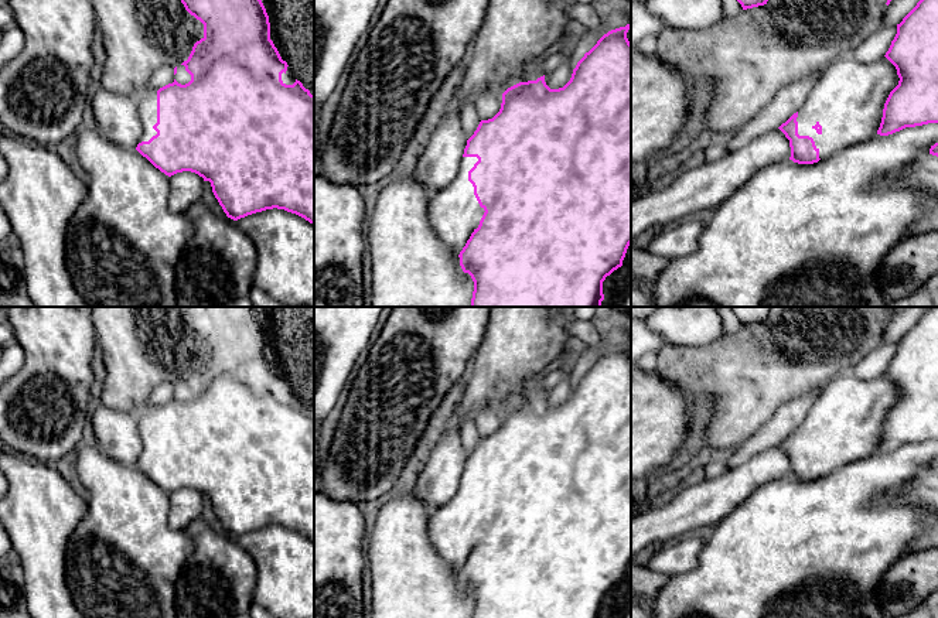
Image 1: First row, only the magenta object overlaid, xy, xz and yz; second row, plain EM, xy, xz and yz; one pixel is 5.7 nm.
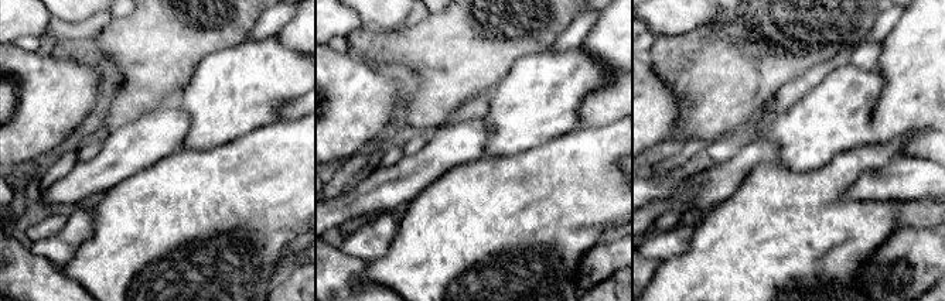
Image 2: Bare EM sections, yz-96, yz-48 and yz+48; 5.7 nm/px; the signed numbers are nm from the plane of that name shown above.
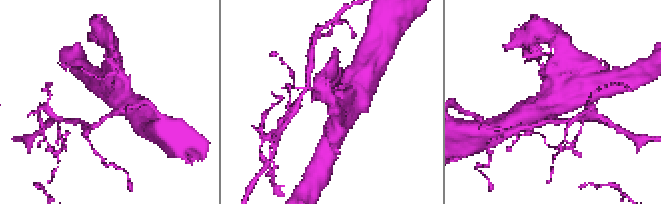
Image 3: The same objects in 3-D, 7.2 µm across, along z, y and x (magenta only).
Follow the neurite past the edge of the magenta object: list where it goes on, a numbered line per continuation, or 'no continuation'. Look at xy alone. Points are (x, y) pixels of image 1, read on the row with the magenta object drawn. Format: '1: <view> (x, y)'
1: xy (146, 99)

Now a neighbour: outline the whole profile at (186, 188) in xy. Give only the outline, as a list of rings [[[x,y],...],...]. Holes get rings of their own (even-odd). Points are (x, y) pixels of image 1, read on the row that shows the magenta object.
[[[191,171],[177,173],[170,177],[168,208],[175,214],[185,211],[201,199],[204,178]]]

